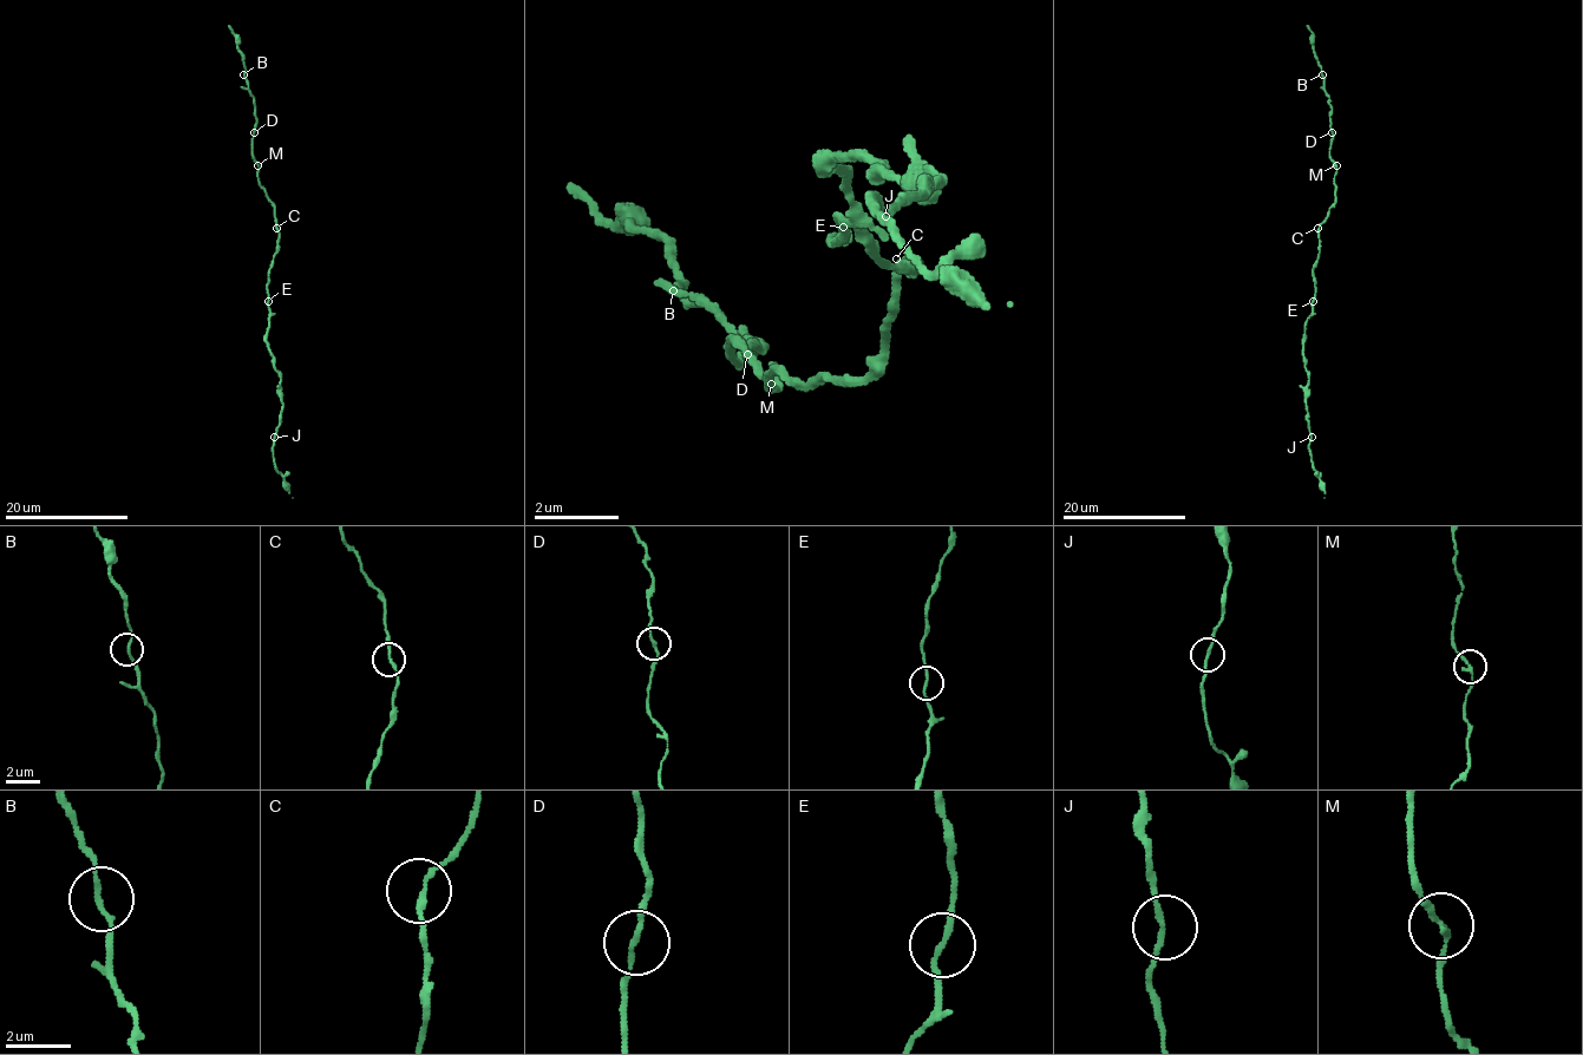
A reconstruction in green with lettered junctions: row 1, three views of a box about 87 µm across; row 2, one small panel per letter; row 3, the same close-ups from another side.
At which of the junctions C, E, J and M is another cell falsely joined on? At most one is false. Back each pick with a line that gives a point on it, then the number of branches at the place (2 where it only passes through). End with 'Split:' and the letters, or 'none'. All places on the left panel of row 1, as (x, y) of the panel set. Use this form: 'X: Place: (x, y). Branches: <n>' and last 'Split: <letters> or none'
Split: none

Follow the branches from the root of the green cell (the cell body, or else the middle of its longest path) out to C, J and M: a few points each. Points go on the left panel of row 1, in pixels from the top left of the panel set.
C: (273, 259), (279, 237), (276, 228)
J: (273, 259), (267, 286), (269, 318), (265, 342), (281, 378), (282, 408), (274, 437)
M: (273, 259), (279, 231), (274, 204), (259, 183), (257, 164)

